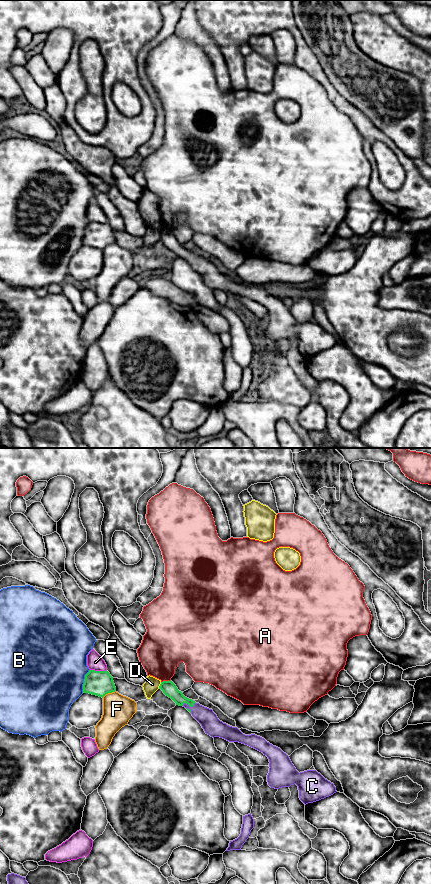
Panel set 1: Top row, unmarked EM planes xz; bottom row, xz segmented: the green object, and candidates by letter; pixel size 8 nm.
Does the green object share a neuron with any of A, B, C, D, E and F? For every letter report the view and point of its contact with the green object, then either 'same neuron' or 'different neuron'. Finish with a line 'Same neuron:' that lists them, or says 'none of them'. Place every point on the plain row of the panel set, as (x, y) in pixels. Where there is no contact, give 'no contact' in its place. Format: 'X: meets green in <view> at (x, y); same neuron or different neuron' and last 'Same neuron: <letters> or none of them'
A: meets green in xz at (165, 233); different neuron
B: meets green in xz at (84, 233); different neuron
C: meets green in xz at (189, 257); different neuron
D: meets green in xz at (160, 237); different neuron
E: meets green in xz at (98, 223); different neuron
F: meets green in xz at (108, 244); different neuron
Same neuron: none of them

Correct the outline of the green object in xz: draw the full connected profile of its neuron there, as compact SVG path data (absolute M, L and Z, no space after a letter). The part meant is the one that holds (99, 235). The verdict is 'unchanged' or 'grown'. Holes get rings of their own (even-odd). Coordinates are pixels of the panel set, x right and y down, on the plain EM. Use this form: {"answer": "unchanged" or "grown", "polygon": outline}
{"answer": "unchanged", "polygon": "M89 222L85 227L83 245L104 249L116 243L113 229L106 223Z"}

